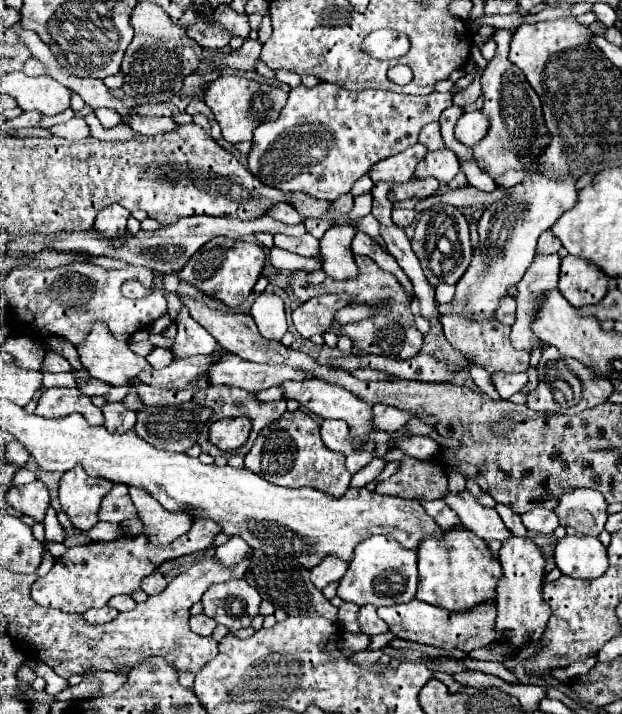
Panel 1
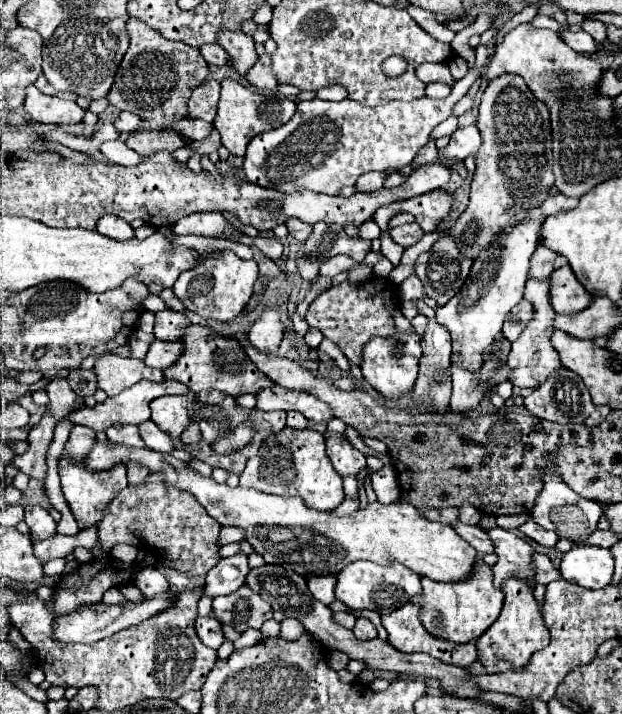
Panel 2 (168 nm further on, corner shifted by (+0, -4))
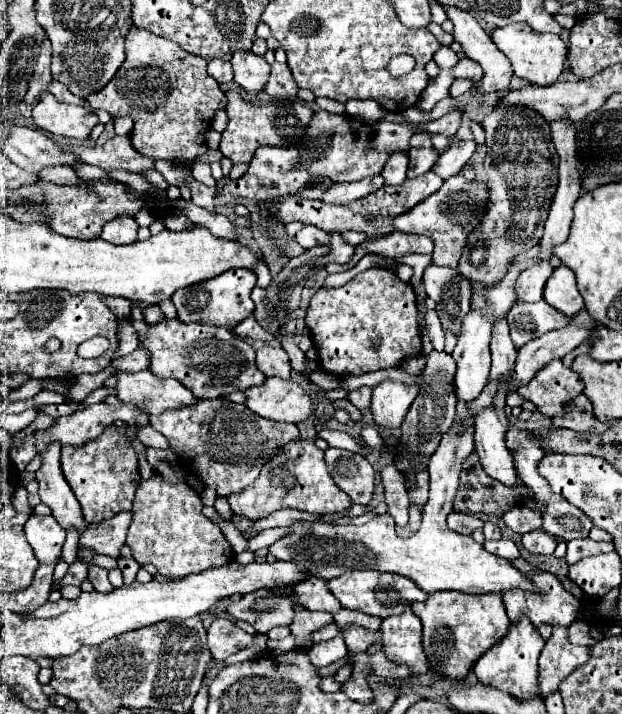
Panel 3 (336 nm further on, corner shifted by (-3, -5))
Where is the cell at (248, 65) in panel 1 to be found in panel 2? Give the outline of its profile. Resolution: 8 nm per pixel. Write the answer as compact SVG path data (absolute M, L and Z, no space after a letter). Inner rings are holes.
M263 53L263 55L257 59L257 63L247 71L245 79L247 79L251 85L259 87L259 89L269 89L269 91L273 91L273 89L277 87L277 79L275 79L275 75L269 71L269 63L271 63L271 55L269 55L269 53Z

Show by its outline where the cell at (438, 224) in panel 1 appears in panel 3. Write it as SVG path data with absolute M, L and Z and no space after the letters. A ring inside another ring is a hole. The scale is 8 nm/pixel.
M430 264L424 270L424 286L436 302L442 330L458 336L462 318L470 312L470 280L456 276L452 268L434 268L434 264Z

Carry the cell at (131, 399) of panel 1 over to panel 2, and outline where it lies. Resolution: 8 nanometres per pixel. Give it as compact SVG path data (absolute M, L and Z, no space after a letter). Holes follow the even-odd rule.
M163 379L161 383L153 383L153 381L139 381L129 389L123 389L119 395L109 397L105 403L97 403L95 407L83 407L79 411L75 411L69 421L75 425L87 425L93 431L105 431L107 427L115 425L115 423L143 423L149 419L149 403L151 399L157 399L161 395L181 395L181 383L175 379Z

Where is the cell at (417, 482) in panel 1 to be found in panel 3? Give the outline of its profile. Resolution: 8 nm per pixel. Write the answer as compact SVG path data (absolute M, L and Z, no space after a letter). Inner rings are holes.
M450 512L450 516L448 516L448 528L458 532L458 534L468 534L470 536L474 530L478 530L482 526L484 526L484 522L478 516L474 516L474 514Z

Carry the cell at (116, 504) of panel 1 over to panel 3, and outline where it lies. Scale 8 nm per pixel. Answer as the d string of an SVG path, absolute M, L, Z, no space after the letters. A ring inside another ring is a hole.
M162 476L142 480L136 490L132 512L134 518L128 528L126 544L132 548L134 560L140 566L154 564L162 576L176 580L214 566L220 568L232 560L230 544L226 558L226 538L222 530L202 514L202 500L198 492L188 488L184 482L168 484Z

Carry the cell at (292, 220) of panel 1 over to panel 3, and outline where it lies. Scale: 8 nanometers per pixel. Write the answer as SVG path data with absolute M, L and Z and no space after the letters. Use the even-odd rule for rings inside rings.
M306 224L298 234L296 234L296 240L300 242L302 248L314 248L314 246L320 246L320 244L328 244L330 242L330 234L312 226L312 224Z

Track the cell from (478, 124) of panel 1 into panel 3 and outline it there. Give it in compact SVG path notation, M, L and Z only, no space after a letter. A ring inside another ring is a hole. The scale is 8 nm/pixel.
M464 140L464 142L460 142L460 144L448 148L446 152L442 152L432 170L434 170L440 178L448 180L448 178L452 178L452 176L456 176L456 174L462 172L462 168L466 166L466 162L468 162L470 156L474 154L474 150L476 150L476 144L474 144L472 140Z

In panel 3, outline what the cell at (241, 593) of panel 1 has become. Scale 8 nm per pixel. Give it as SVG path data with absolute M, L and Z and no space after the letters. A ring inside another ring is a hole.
M262 588L260 592L250 592L248 596L232 602L228 612L236 620L252 624L258 634L268 634L274 626L290 626L296 610L288 598L280 596L280 592Z

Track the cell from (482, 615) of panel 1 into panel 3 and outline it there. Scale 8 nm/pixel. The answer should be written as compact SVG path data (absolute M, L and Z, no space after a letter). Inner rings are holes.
M406 608L400 616L384 618L380 632L388 660L408 666L412 674L428 672L428 660L422 652L422 624L412 608Z

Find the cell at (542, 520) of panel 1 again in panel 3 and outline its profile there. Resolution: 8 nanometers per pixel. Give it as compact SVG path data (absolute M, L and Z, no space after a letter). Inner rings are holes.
M528 532L522 536L522 546L532 554L550 556L556 550L556 542L548 532Z

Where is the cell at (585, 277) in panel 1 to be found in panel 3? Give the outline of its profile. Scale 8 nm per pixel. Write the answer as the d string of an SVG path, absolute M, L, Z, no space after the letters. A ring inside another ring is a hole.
M564 264L558 266L544 286L544 300L566 316L576 316L584 310L584 300L576 288L576 278Z

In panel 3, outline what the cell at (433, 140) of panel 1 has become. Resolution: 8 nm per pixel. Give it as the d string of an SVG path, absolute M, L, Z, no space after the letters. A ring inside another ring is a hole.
M410 148L410 168L408 168L408 178L416 178L420 174L426 174L432 170L432 166L438 160L438 152L434 148Z

